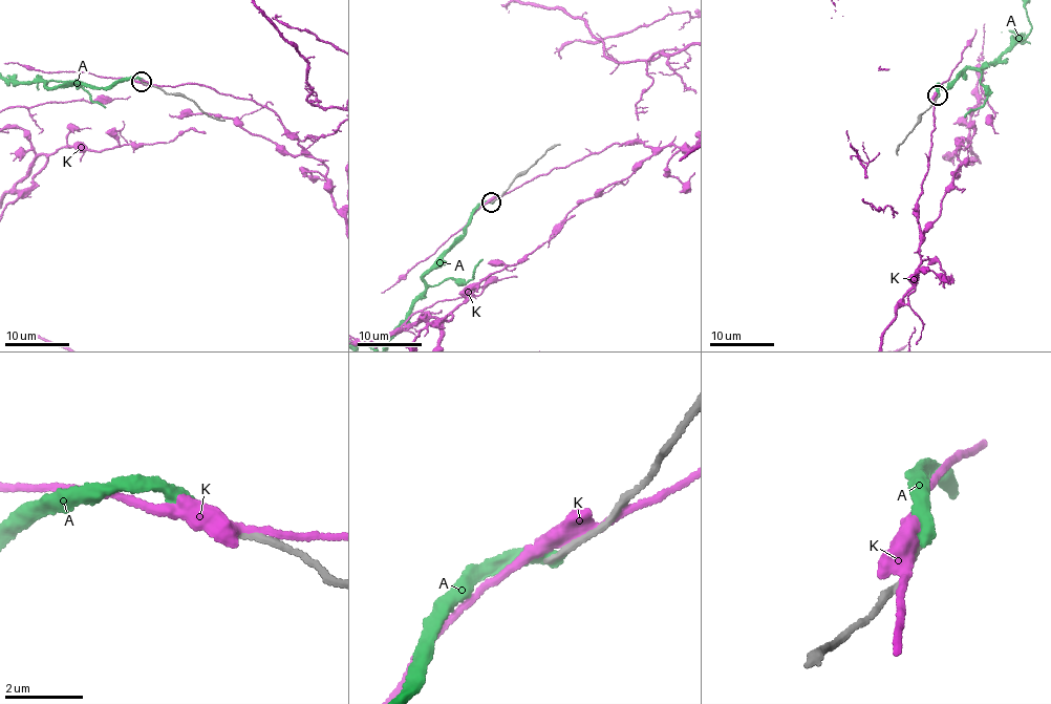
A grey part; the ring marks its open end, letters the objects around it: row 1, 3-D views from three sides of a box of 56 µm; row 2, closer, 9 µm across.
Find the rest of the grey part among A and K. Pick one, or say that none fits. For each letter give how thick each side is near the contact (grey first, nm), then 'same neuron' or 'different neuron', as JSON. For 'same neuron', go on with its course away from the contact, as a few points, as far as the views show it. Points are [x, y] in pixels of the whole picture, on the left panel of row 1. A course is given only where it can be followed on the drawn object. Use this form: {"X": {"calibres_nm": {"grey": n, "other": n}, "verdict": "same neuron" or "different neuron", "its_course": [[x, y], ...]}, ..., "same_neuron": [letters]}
{"A": {"calibres_nm": {"grey": 190, "other": 360}, "verdict": "different neuron"}, "K": {"calibres_nm": {"grey": 220, "other": 440}, "verdict": "different neuron"}, "same_neuron": []}

